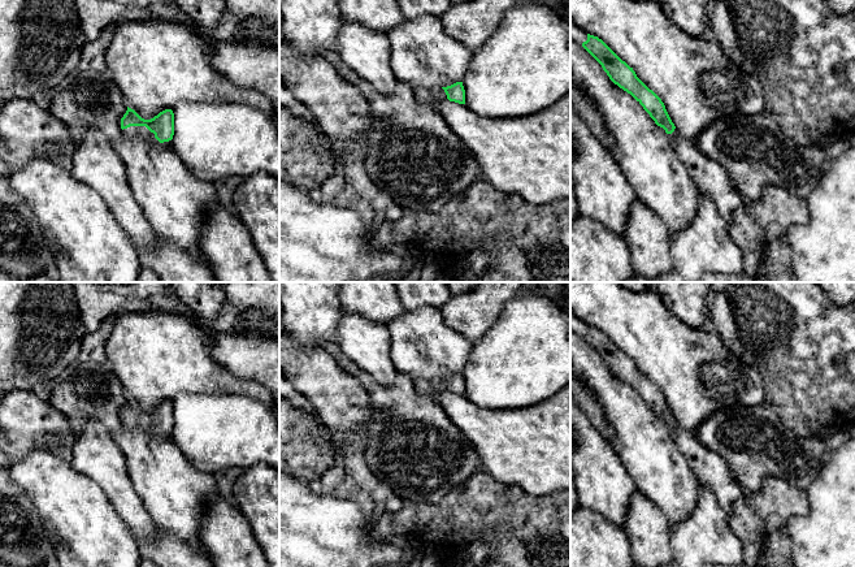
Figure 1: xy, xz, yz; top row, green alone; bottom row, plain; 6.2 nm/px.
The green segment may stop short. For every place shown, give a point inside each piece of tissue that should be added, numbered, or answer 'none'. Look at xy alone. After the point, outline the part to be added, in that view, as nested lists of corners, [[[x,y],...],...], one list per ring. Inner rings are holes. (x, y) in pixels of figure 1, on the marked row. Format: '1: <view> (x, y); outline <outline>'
1: xy (134, 131); outline [[[130,126],[127,129],[122,130],[122,134],[125,137],[131,137],[131,138],[140,138],[140,139],[146,139],[146,140],[155,140],[159,142],[155,138],[155,134],[151,133],[146,126]]]

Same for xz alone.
1: xz (432, 96); outline [[[442,87],[415,88],[416,100],[428,107],[435,107],[439,101],[447,100],[447,95]]]

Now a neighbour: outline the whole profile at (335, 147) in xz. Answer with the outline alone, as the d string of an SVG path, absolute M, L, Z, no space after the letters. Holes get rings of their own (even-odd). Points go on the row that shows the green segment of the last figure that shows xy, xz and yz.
M329 142L327 147L334 152L334 159L338 165L338 170L343 170L343 147L340 142Z

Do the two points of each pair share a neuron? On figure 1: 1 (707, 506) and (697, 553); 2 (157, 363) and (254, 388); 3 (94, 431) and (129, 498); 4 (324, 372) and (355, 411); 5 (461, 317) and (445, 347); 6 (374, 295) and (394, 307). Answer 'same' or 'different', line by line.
1: same
2: same
3: same
4: same
5: different
6: same

